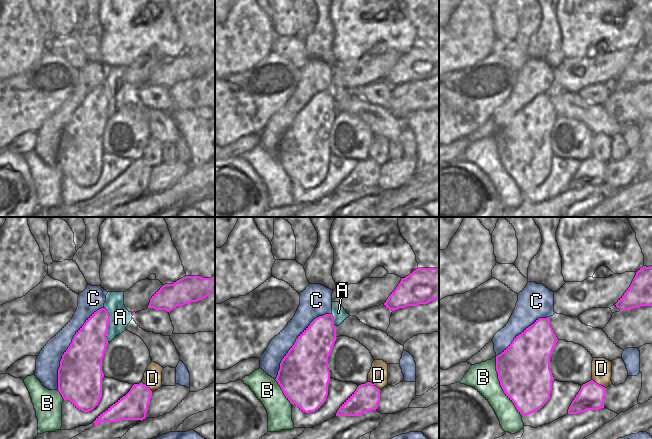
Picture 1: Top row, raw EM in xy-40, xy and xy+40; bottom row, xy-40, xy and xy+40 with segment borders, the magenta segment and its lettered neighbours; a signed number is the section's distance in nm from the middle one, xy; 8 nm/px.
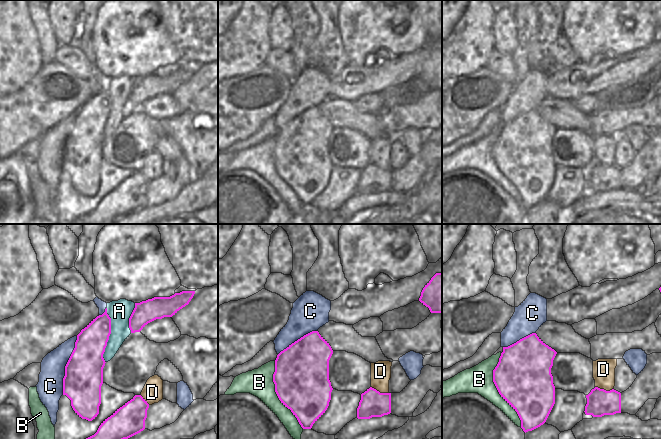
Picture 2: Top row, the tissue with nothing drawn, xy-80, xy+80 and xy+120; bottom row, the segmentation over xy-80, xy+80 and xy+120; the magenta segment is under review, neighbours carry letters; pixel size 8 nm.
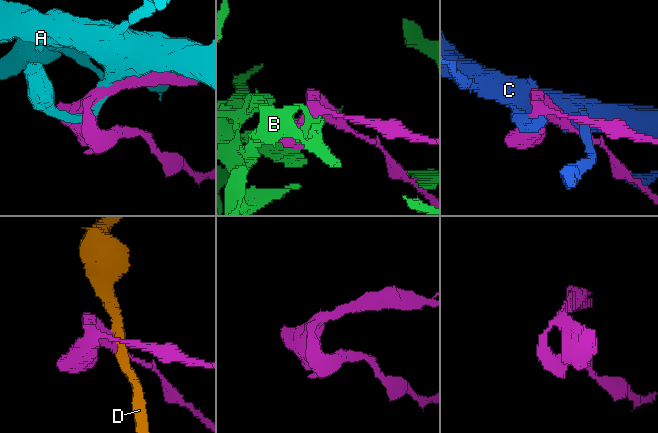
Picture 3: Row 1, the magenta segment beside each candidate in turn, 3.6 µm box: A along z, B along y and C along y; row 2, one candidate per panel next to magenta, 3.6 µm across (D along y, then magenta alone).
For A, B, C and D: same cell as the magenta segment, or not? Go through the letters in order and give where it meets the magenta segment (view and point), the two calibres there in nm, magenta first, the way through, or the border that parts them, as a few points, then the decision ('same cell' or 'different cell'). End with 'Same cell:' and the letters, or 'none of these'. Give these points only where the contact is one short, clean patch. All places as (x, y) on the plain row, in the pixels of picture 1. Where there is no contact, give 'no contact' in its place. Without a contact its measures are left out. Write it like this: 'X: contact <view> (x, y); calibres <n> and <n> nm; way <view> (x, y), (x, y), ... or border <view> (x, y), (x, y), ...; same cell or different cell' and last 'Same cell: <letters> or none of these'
A: contact xy-40 (108, 100); calibres 280 and 170 nm; different cell
B: contact xy+40 (501, 162); calibres 420 and 220 nm; different cell
C: contact xy-40 (68, 123); calibres 360 and 190 nm; different cell
D: contact xy+40 (598, 160); calibres 200 and 160 nm; border xy+40 (592, 155), (605, 164); different cell
Same cell: none of these

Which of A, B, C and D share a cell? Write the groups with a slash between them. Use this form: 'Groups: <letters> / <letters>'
Groups: A / B / C / D.

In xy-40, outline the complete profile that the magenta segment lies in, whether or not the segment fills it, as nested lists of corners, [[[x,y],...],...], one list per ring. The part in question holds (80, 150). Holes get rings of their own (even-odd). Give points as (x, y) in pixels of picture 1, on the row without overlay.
[[[105,84],[94,88],[76,108],[60,137],[58,167],[83,188],[93,186],[102,173],[102,135],[109,99]]]

